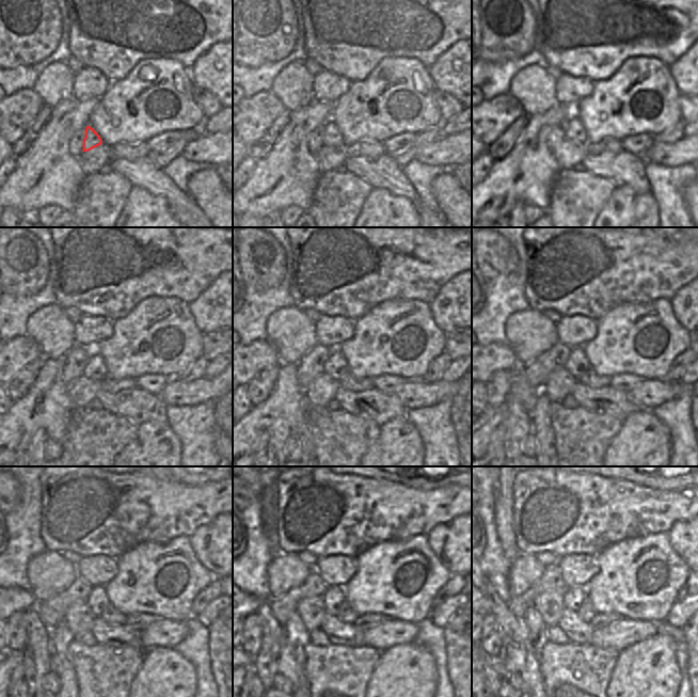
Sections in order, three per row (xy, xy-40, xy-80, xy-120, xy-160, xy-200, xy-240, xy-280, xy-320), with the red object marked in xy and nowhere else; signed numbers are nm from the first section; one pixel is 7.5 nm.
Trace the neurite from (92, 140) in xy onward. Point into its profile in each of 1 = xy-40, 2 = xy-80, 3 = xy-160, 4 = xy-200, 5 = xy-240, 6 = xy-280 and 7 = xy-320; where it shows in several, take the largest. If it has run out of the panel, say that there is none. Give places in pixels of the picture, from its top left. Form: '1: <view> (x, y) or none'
1: xy-40 (333, 136)
2: xy-80 (574, 130)
3: xy-160 (336, 366)
4: xy-200 (576, 364)
5: xy-240 (97, 601)
6: xy-280 (334, 597)
7: xy-320 (573, 597)

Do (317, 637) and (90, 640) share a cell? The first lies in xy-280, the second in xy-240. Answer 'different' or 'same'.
same

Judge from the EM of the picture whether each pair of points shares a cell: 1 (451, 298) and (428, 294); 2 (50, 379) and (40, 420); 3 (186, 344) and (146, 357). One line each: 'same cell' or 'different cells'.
1: different cells
2: same cell
3: same cell

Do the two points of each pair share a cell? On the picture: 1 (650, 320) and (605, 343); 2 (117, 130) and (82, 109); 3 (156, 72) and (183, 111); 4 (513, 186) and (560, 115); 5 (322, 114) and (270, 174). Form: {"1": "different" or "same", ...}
{"1": "same", "2": "different", "3": "same", "4": "same", "5": "same"}

